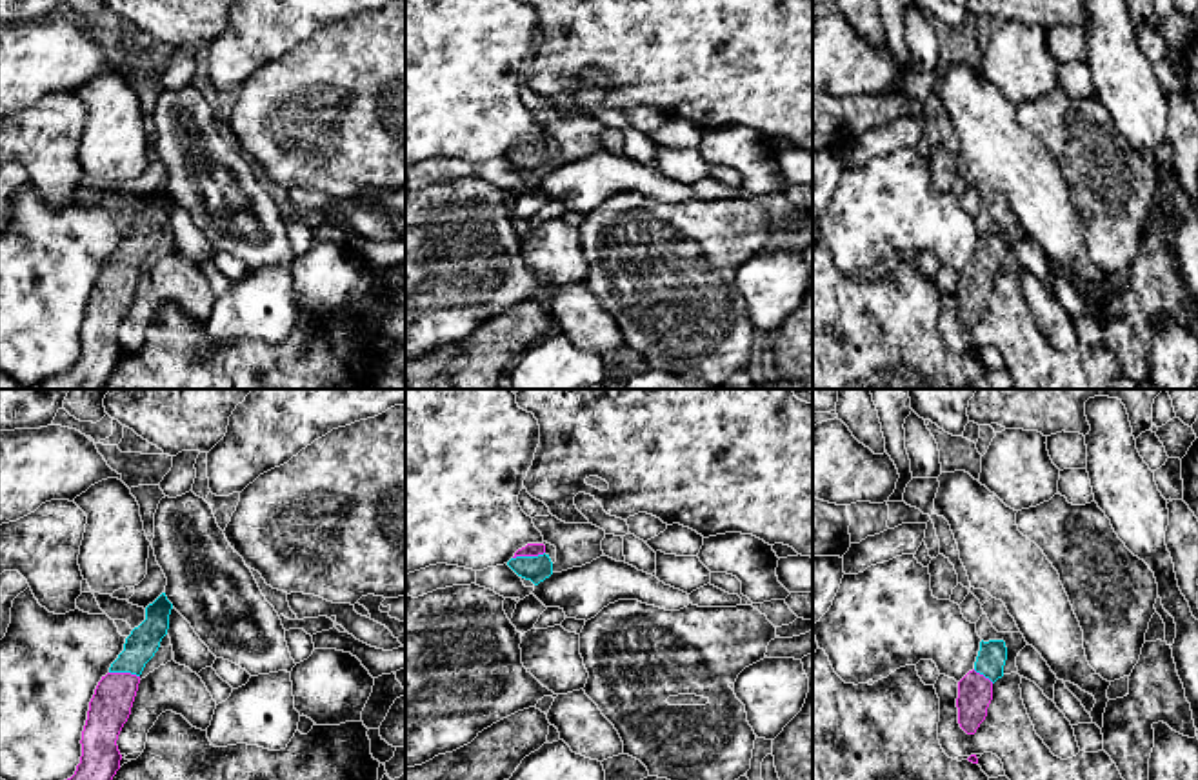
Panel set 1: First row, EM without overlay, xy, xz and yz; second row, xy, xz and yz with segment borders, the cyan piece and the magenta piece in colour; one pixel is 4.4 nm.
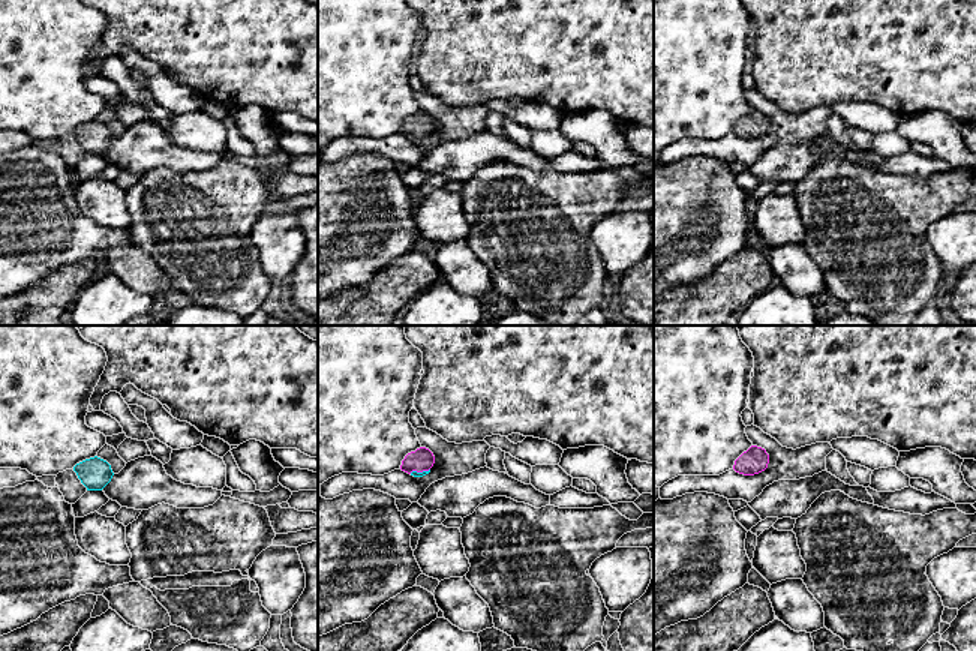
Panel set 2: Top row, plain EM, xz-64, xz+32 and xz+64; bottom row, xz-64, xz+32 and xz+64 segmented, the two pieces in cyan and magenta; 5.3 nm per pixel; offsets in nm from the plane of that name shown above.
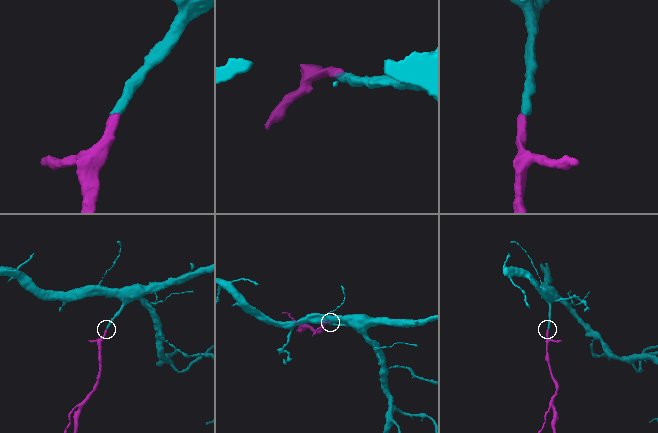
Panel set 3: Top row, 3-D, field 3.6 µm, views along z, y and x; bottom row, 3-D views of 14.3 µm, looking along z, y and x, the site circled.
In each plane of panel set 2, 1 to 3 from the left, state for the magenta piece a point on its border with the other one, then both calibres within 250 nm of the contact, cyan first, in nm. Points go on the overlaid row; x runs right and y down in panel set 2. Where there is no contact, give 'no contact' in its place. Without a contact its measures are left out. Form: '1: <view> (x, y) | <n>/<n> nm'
1: no contact
2: xz+32 (419, 473) | 30/120 nm
3: no contact

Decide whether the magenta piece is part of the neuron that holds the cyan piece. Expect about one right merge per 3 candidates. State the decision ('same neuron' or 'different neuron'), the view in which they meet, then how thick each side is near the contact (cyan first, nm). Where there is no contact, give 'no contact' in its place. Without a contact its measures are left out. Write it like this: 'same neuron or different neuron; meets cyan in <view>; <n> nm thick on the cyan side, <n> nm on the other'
same neuron; meets cyan in xz; 110 nm thick on the cyan side, 60 nm on the other

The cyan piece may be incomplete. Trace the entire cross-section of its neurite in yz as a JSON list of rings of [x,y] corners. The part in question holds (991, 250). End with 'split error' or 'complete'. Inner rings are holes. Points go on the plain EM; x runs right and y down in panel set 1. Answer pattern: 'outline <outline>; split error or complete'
outline [[[982,233],[974,262],[958,275],[958,316],[967,327],[974,327],[985,313],[993,293],[993,276],[1003,269],[1005,253],[1003,233]]]; split error

